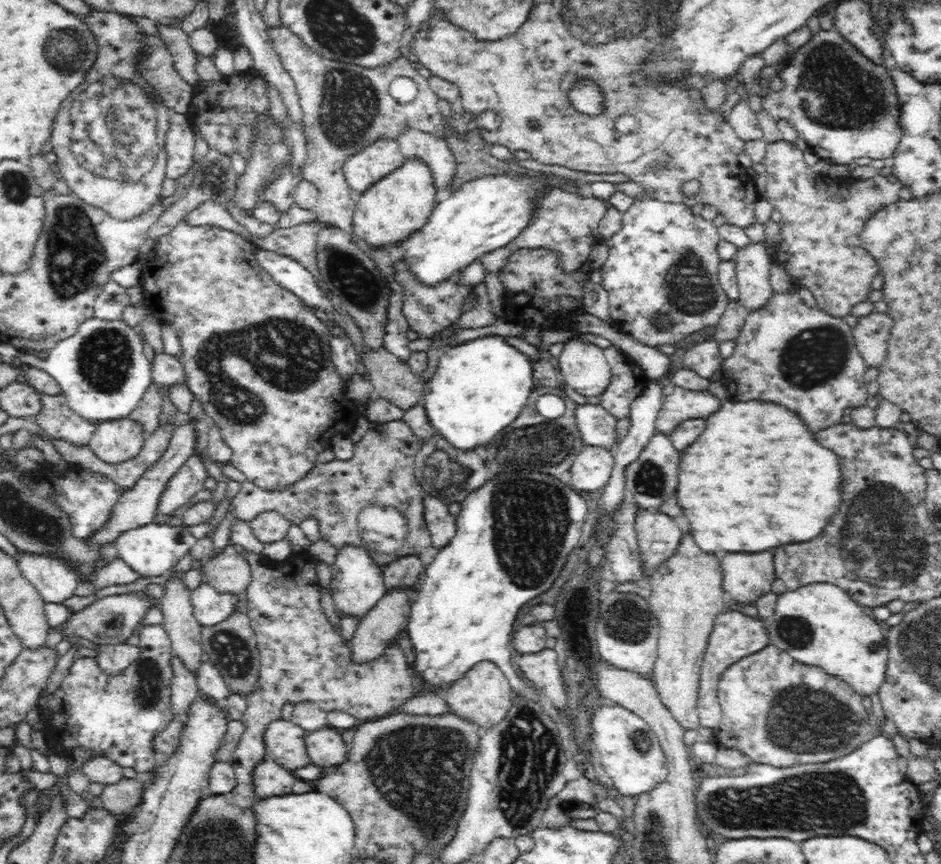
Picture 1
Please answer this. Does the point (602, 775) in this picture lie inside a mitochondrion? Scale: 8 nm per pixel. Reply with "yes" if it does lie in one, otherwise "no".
no

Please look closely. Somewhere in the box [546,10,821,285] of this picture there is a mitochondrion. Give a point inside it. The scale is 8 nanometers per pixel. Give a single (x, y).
(663, 160)

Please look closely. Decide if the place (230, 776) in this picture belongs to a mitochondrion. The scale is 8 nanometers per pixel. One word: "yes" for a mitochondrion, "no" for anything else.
no

